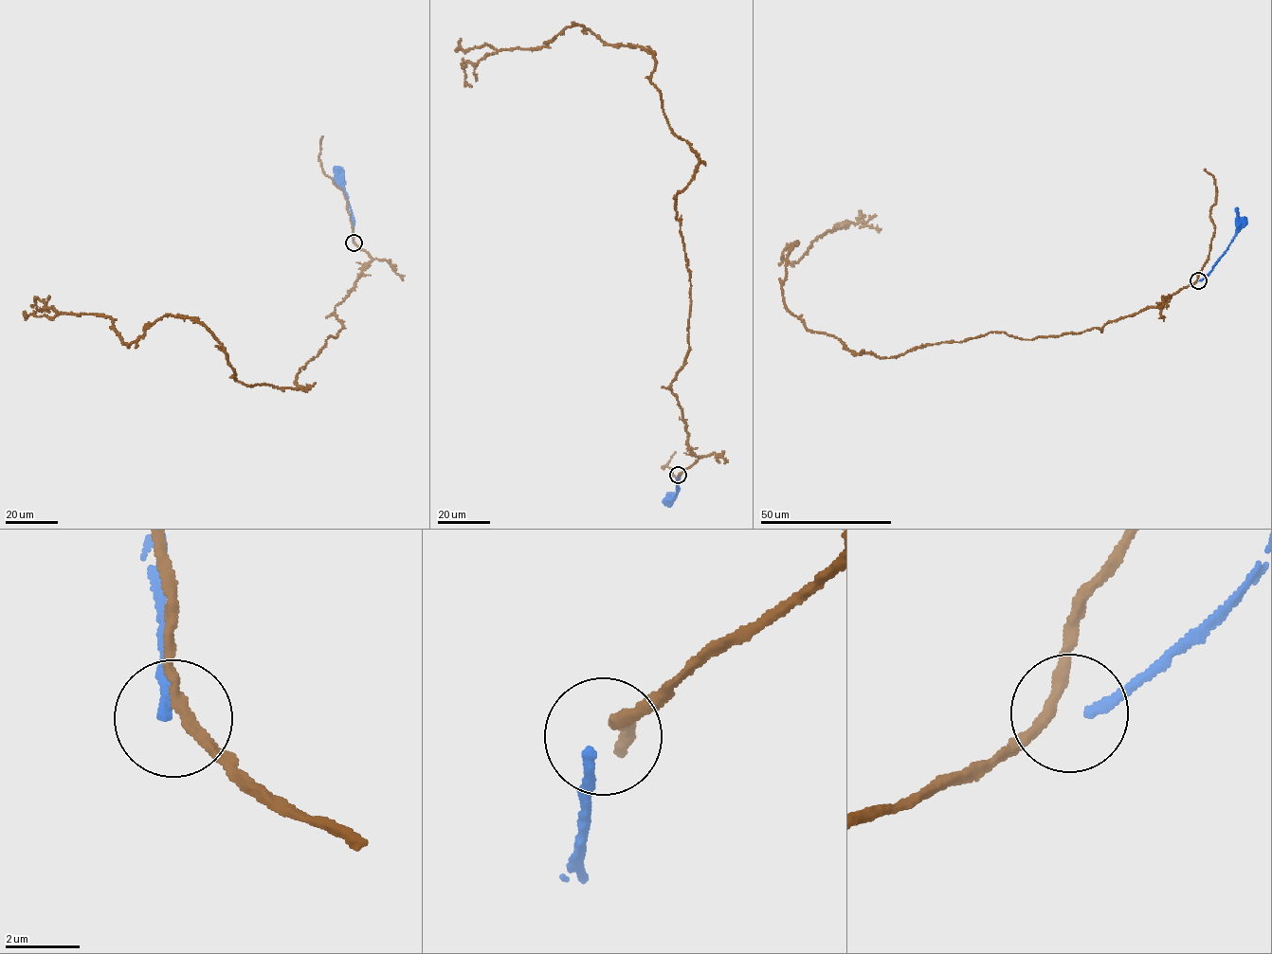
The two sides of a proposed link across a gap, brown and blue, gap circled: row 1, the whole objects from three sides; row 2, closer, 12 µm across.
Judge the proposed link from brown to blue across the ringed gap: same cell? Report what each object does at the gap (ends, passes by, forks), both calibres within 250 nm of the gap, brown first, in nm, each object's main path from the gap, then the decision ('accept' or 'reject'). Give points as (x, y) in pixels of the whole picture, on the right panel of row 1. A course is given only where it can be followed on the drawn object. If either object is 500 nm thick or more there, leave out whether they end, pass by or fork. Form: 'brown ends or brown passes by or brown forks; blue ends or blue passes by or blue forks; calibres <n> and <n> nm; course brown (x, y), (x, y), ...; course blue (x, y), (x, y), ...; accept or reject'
brown passes by; blue ends; calibres 300 and 280 nm; course brown (1197, 280), (1101, 329), (882, 358), (808, 332), (782, 284), (792, 242), (789, 262), (859, 212), (880, 233); course blue (1199, 280), (1210, 271), (1240, 224); reject

